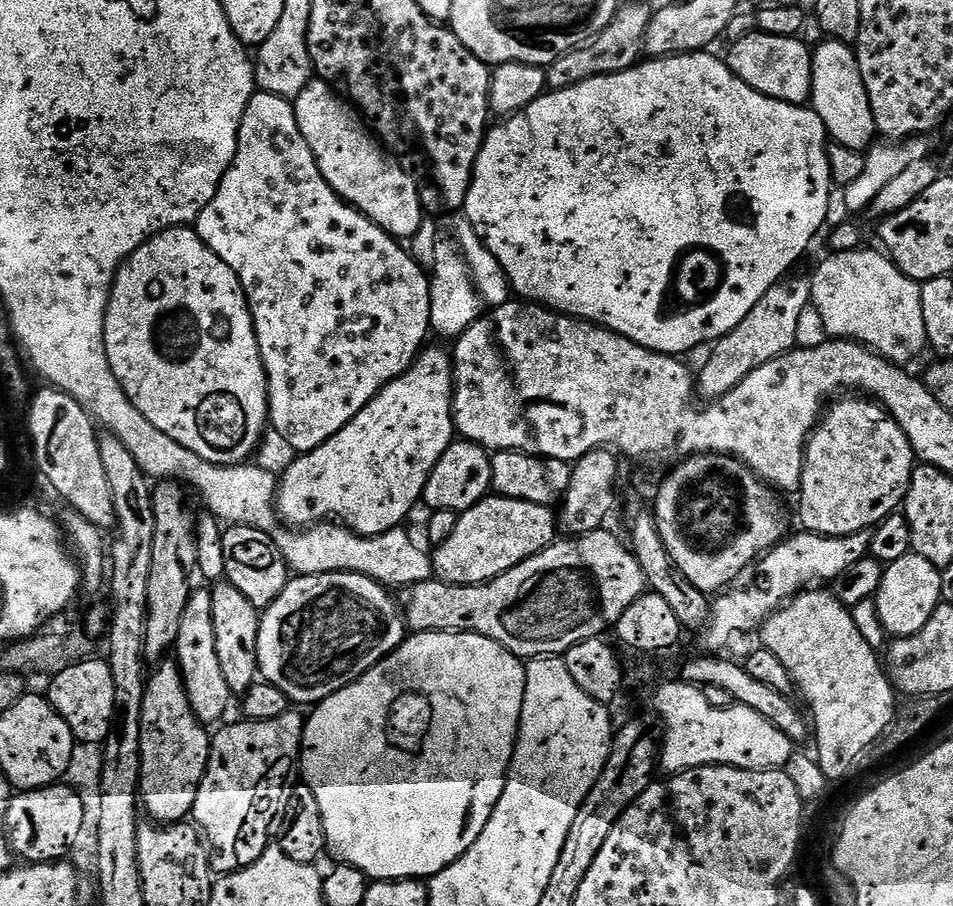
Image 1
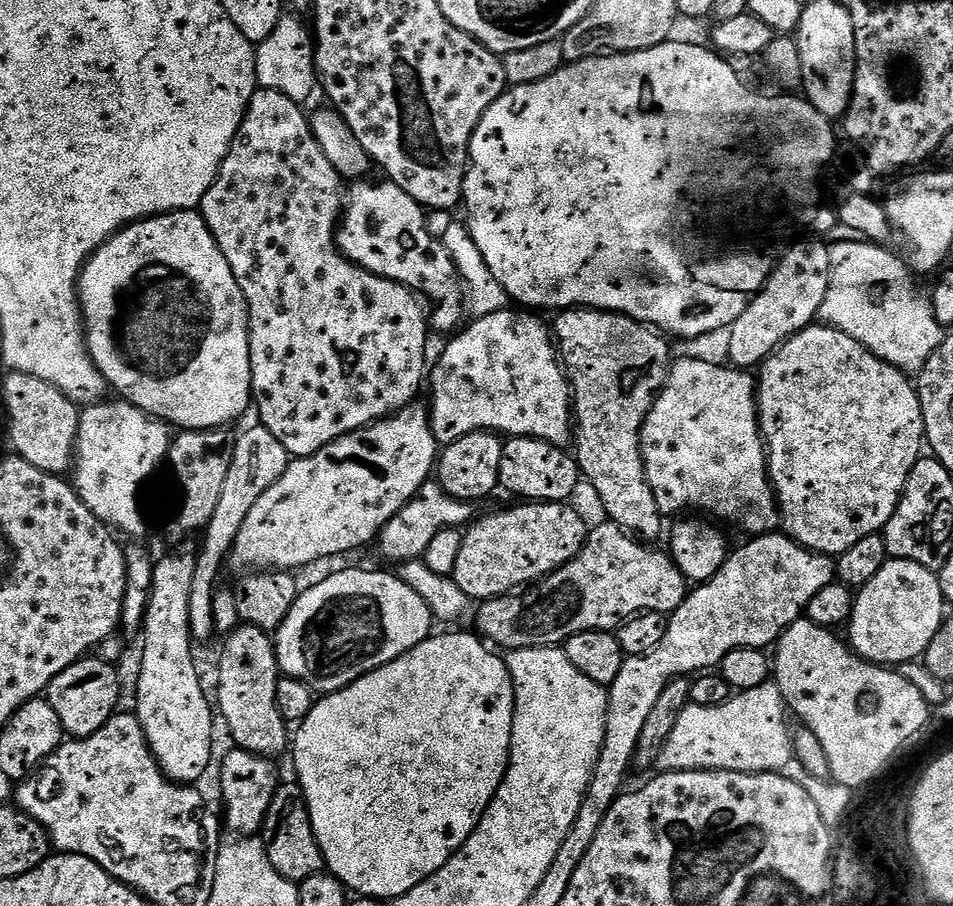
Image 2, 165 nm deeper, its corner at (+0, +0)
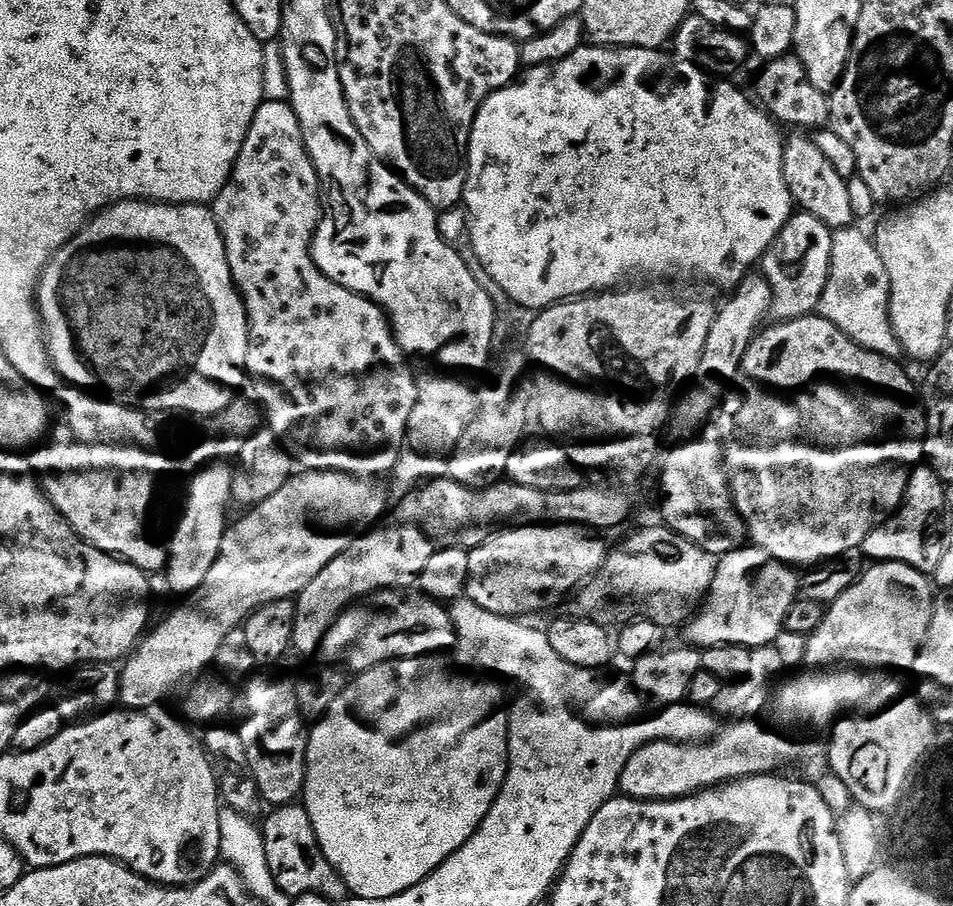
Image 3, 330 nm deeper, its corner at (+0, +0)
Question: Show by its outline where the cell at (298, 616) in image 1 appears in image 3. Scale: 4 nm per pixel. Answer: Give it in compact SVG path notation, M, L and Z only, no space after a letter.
M389 590L375 593L363 602L357 602L342 613L328 627L328 633L320 639L319 659L325 665L339 666L352 674L359 674L387 660L407 660L410 656L431 656L443 653L443 648L457 647L456 631L448 608L432 600L419 590Z

